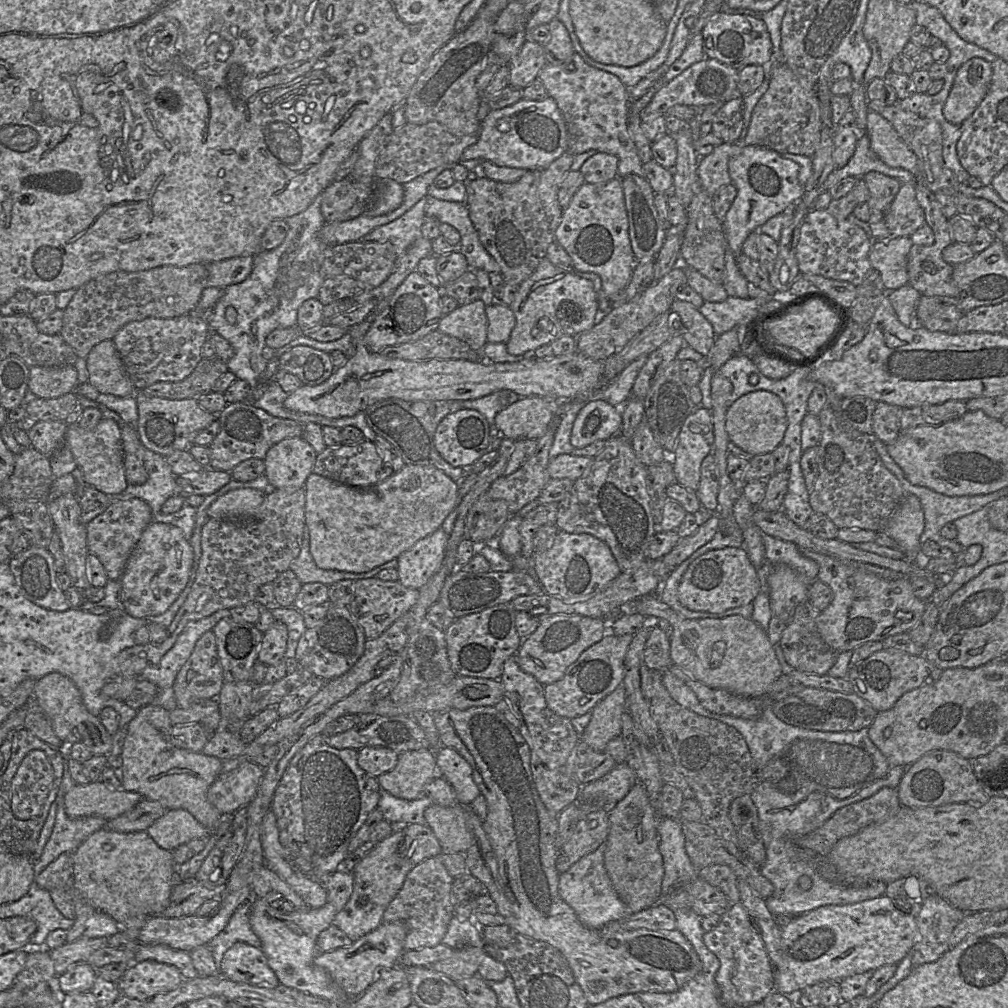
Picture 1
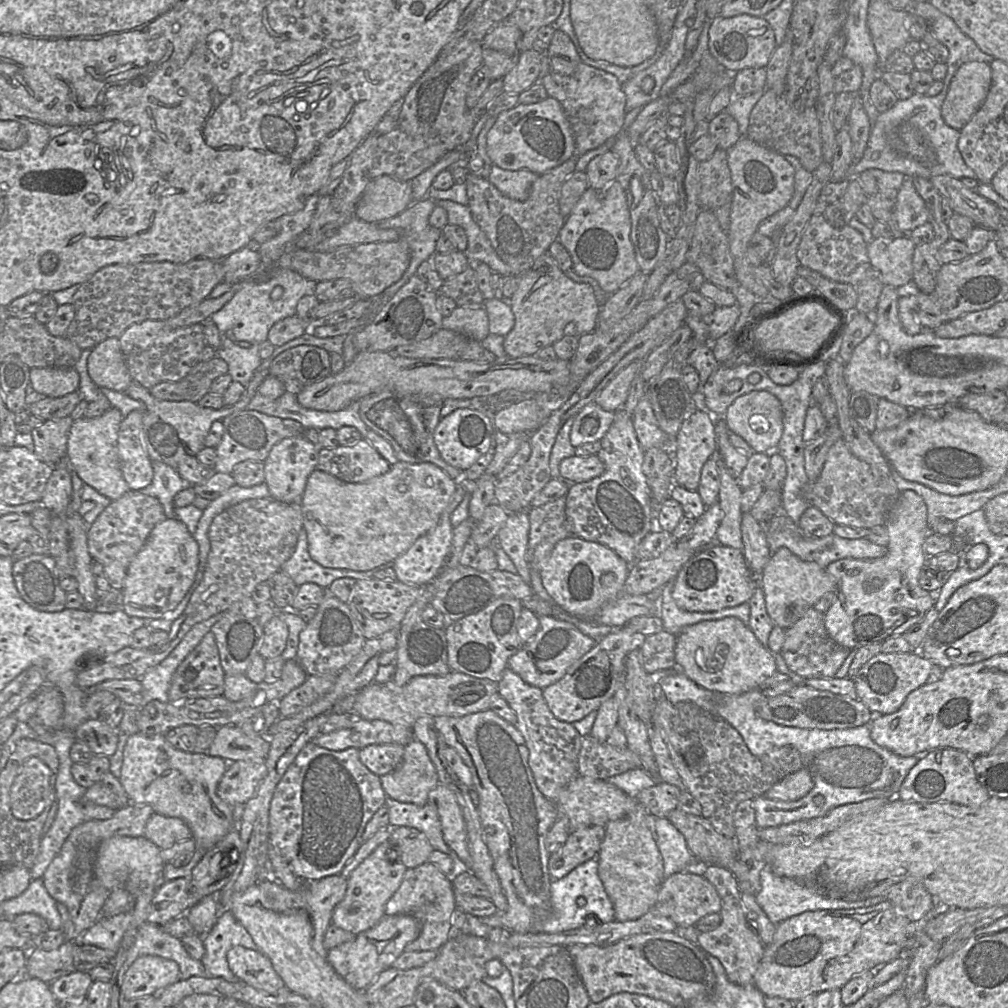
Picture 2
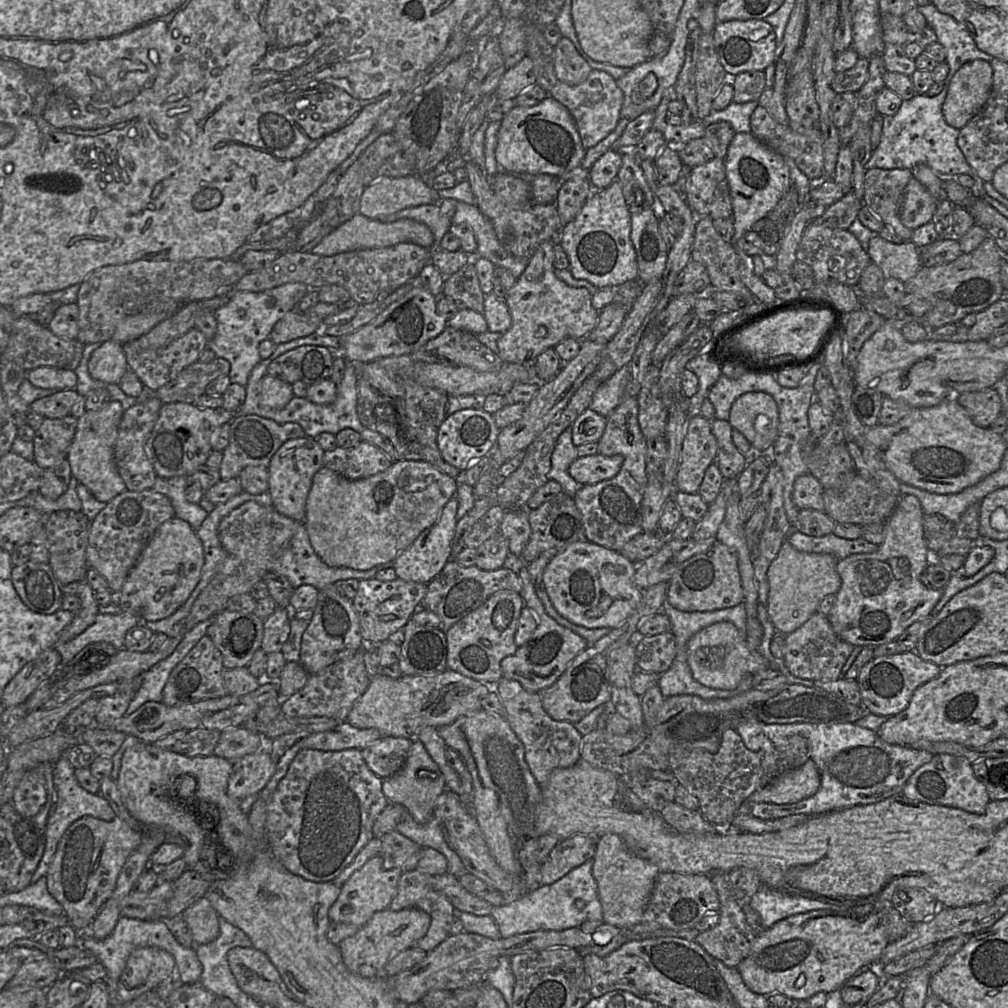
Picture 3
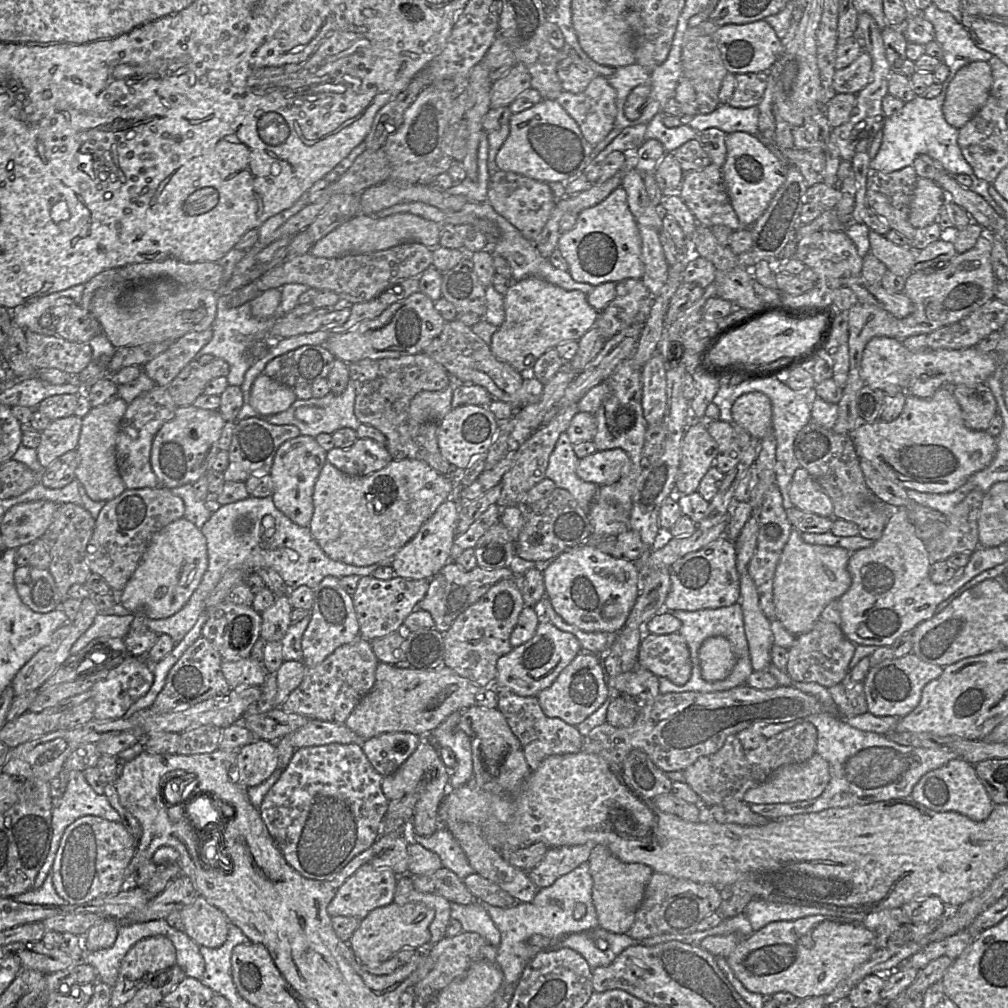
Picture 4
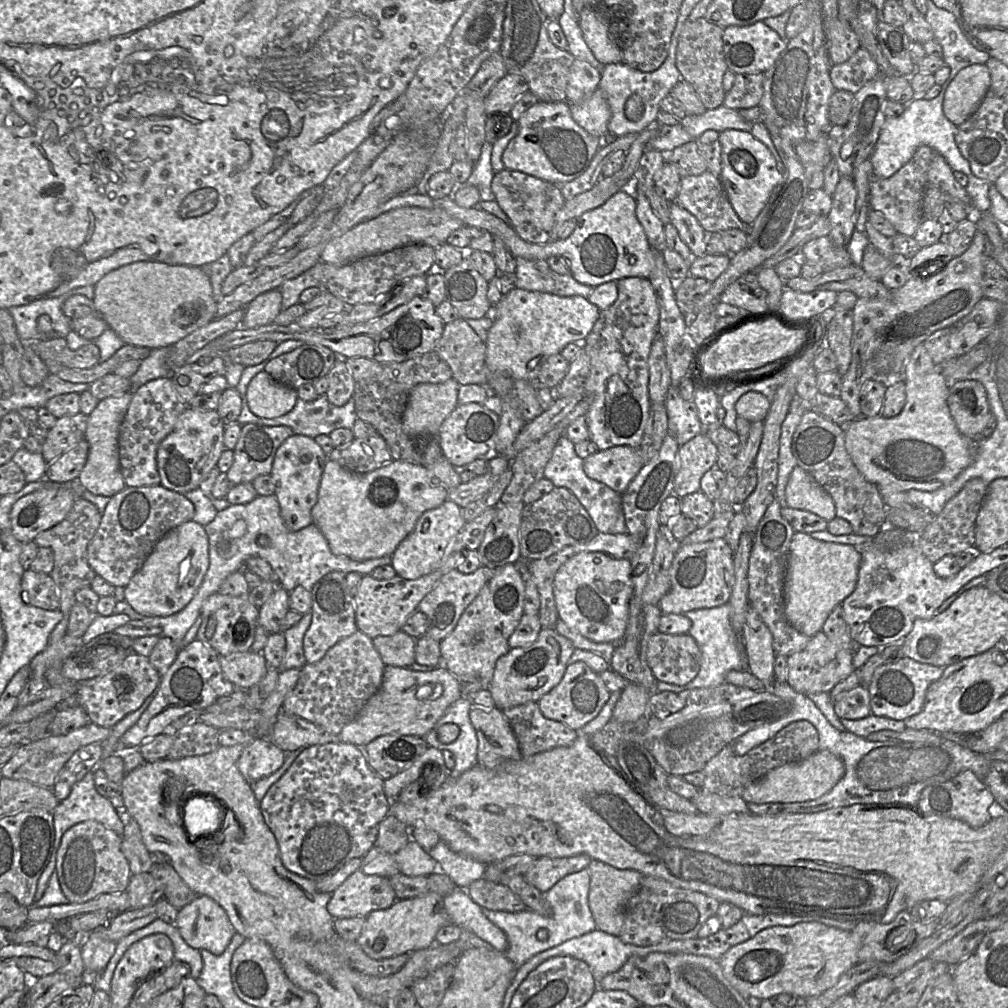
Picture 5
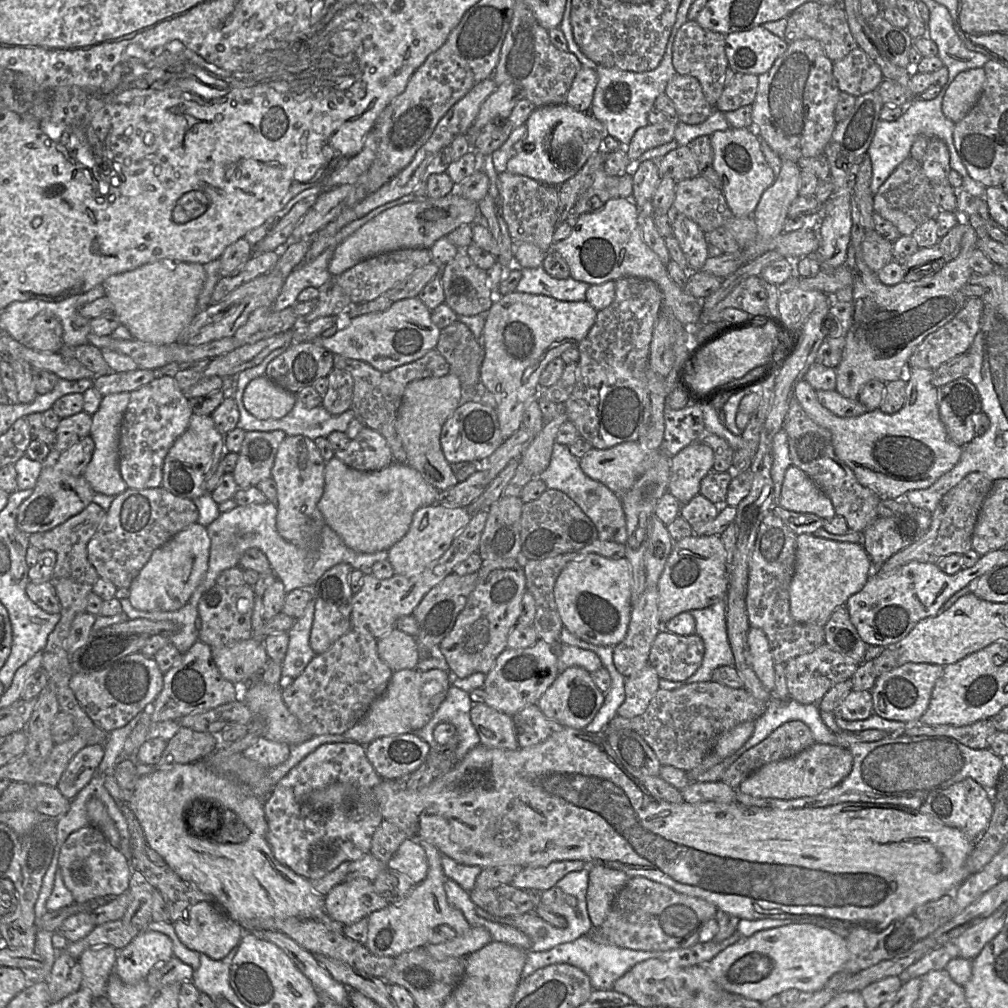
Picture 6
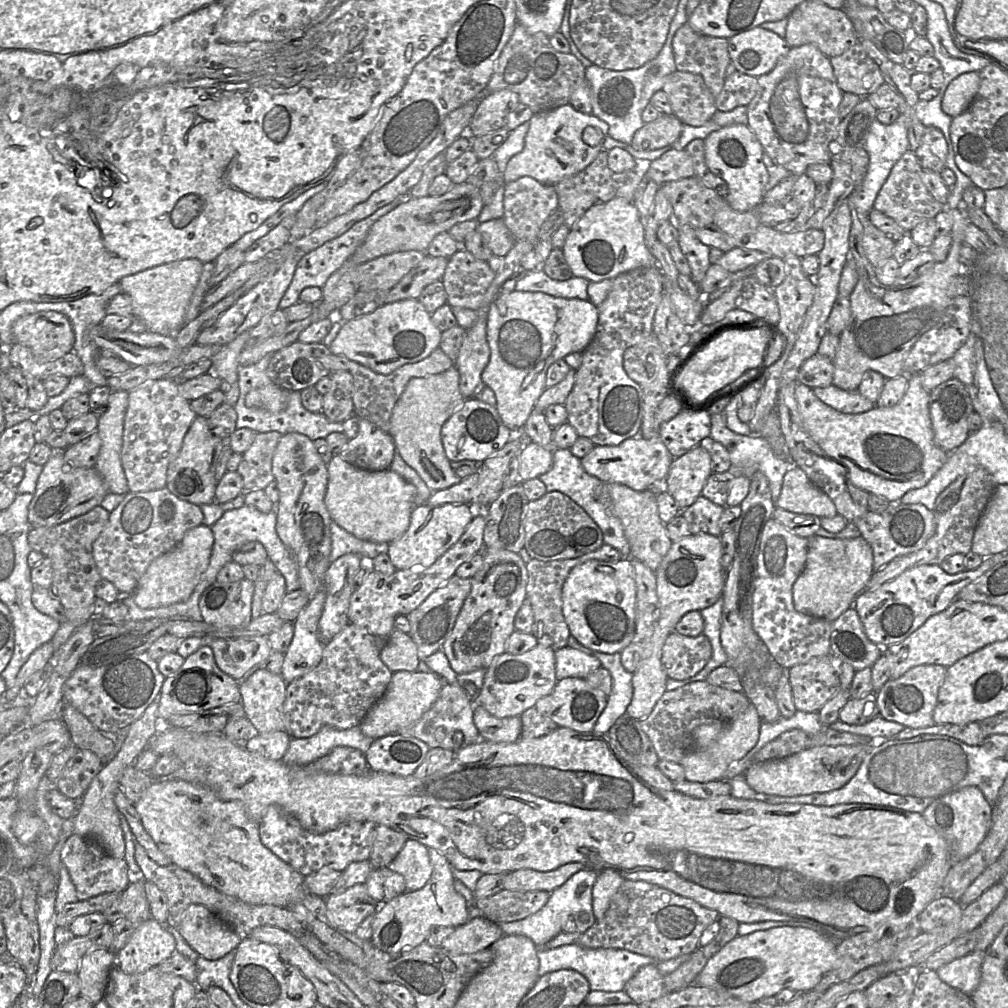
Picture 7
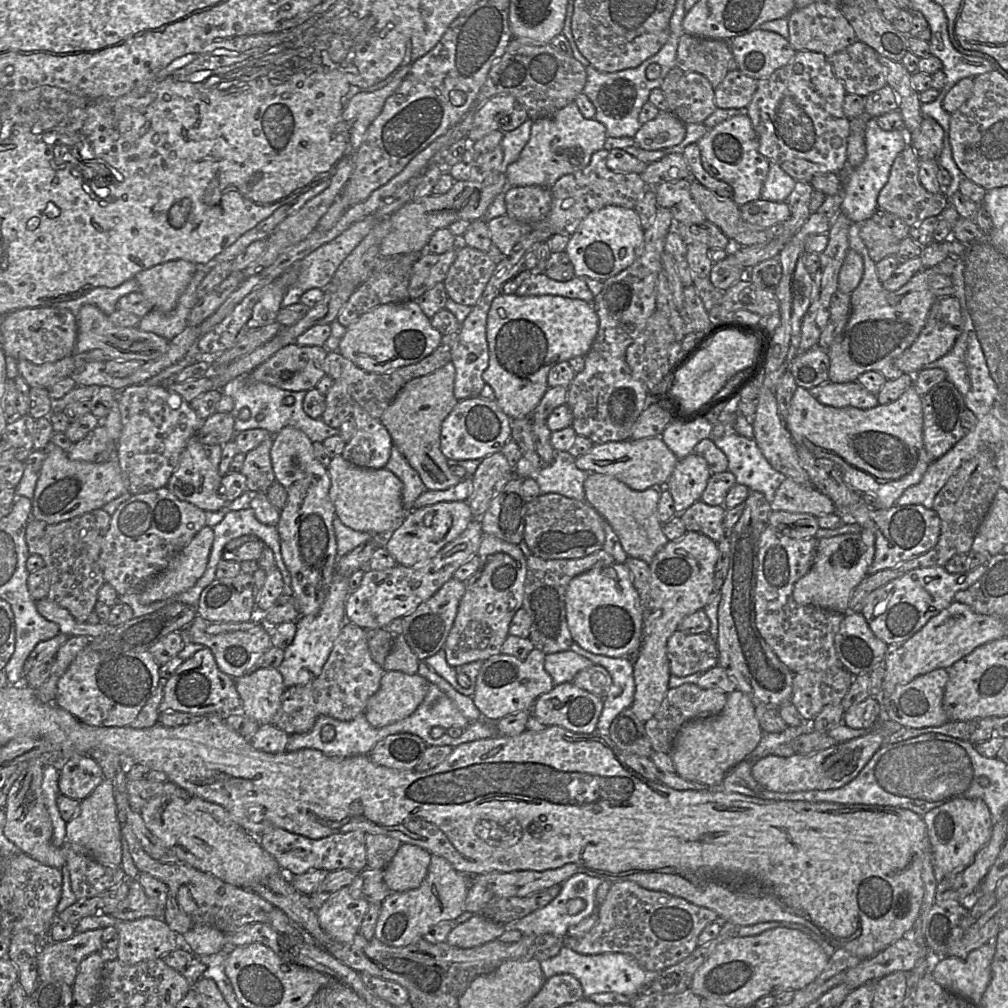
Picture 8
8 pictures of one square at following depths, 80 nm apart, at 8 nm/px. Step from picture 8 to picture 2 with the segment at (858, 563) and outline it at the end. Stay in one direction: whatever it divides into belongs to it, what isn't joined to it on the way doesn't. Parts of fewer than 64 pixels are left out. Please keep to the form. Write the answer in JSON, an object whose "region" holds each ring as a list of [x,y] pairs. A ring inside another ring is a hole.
{"region":[[[785,547],[771,555],[761,575],[761,588],[769,616],[775,625],[783,629],[797,622],[827,592],[836,594],[835,581],[826,569],[816,562],[800,559]]]}

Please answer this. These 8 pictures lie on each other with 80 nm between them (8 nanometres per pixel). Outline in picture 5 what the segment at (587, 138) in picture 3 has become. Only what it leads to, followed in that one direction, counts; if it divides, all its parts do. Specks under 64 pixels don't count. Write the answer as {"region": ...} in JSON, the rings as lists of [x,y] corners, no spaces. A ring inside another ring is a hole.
{"region":[[[597,88],[580,104],[569,104],[575,122],[591,135],[602,137],[609,133],[608,123],[611,110],[604,93]]]}

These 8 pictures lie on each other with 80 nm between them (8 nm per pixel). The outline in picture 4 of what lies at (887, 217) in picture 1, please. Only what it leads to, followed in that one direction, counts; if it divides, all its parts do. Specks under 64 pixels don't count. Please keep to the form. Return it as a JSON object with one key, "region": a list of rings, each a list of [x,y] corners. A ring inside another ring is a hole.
{"region":[[[918,177],[910,203],[910,224],[917,229],[936,222],[940,208],[947,200],[949,200],[948,196],[935,181]]]}

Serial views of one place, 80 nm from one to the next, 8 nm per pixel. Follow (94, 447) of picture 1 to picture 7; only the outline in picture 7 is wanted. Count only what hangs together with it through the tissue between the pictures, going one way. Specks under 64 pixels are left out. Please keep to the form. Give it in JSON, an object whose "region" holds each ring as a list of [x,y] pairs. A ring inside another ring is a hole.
{"region":[[[110,391],[106,410],[98,416],[96,431],[102,443],[94,466],[102,476],[109,492],[123,495],[129,492],[120,460],[127,404],[128,392]]]}

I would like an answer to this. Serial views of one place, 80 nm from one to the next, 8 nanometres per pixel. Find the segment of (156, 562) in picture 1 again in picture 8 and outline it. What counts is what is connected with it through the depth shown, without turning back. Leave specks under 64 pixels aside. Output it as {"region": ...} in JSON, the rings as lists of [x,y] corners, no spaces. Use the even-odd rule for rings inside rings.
{"region":[[[204,526],[140,592],[140,603],[148,605],[190,589],[207,567],[213,540],[213,528]]]}

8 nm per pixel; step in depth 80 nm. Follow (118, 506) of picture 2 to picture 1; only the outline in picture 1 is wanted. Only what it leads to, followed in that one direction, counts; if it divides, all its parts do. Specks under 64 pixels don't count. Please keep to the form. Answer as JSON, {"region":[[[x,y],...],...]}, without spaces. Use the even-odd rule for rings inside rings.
{"region":[[[131,498],[112,503],[86,525],[89,552],[99,558],[108,579],[121,579],[131,553],[145,528],[152,522],[153,514],[149,504],[142,499]]]}

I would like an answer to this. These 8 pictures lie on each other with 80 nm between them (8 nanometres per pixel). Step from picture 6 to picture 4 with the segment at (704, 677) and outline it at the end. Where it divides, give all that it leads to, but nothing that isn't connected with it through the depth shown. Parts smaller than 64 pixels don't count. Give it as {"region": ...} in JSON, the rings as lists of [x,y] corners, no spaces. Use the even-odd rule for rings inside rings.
{"region":[[[736,602],[735,604],[727,607],[721,607],[716,609],[701,609],[696,611],[670,611],[671,614],[681,621],[681,628],[678,631],[682,635],[687,643],[690,660],[692,664],[692,672],[689,680],[683,685],[676,685],[669,679],[664,677],[658,677],[659,679],[659,691],[661,694],[672,692],[717,692],[725,691],[737,686],[745,685],[748,677],[754,671],[751,664],[749,655],[748,643],[744,631],[743,612],[741,604]],[[714,636],[725,637],[731,645],[732,651],[736,657],[736,663],[729,674],[724,680],[708,682],[701,676],[701,668],[698,657],[698,652],[701,644],[707,638]]]}

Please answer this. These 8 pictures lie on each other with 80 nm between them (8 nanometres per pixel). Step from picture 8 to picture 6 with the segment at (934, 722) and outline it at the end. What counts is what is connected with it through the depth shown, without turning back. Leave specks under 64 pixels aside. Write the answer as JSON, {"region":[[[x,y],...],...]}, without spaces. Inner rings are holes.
{"region":[[[907,662],[881,674],[871,689],[873,713],[888,720],[918,722],[928,707],[933,686],[942,675],[943,667],[938,664]]]}

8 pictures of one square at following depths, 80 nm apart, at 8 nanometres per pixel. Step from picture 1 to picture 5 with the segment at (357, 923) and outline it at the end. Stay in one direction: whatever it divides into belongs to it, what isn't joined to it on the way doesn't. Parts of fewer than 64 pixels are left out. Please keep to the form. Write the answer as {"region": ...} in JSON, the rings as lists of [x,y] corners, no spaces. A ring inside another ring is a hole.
{"region":[[[358,869],[332,892],[327,911],[334,919],[367,917],[373,911],[391,907],[396,900],[388,877],[367,875]]]}

